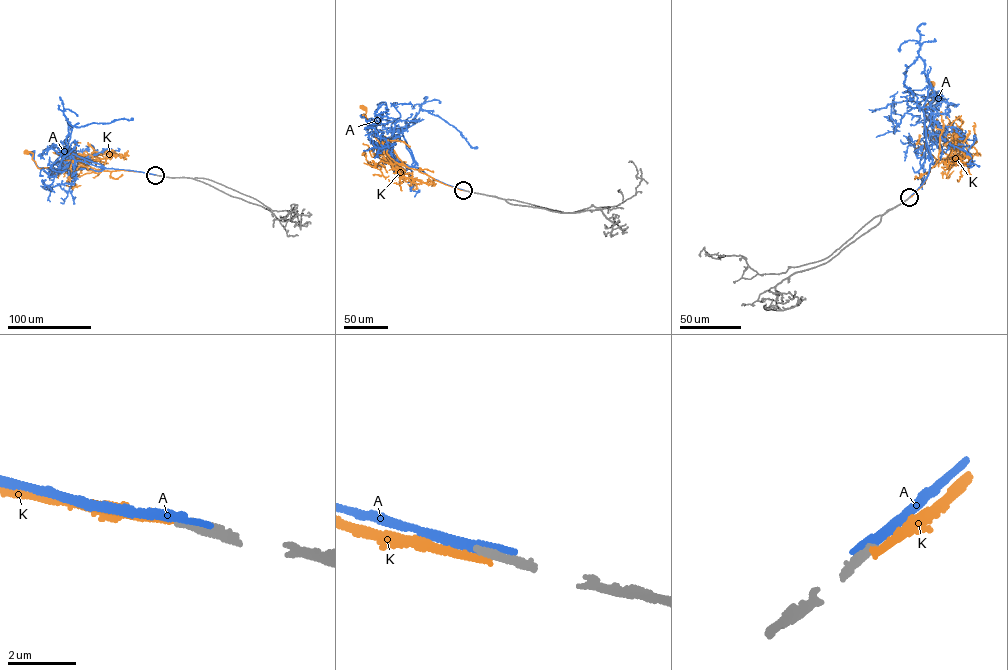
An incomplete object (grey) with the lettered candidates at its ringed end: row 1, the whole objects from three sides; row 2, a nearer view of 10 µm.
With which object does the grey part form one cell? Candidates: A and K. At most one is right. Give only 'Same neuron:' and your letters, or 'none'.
Same neuron: none

